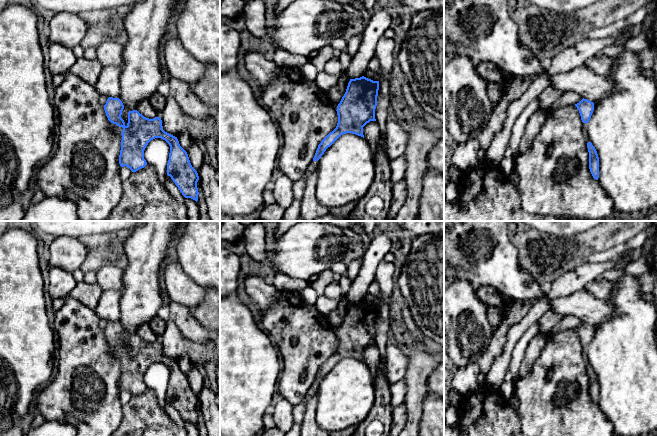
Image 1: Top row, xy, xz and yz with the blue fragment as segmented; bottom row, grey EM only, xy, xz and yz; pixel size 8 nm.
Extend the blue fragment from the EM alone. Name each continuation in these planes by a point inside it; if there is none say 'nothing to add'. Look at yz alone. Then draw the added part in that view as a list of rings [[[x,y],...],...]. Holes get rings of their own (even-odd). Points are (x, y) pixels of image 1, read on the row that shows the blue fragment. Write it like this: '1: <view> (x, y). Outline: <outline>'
1: yz (585, 125). Outline: [[[583,123],[582,125],[582,129],[583,129],[583,136],[586,139],[586,142],[590,142],[589,136],[588,136],[588,132],[587,132],[587,128],[588,128],[588,123]]]

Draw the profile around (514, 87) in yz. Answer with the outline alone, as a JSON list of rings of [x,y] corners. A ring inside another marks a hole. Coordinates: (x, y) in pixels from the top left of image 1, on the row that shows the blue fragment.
[[[510,75],[504,76],[504,96],[493,111],[488,125],[482,129],[478,136],[479,146],[485,154],[494,135],[503,128],[508,107],[527,91],[528,87],[535,79],[535,76],[529,76],[527,78]]]

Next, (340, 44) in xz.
[[[340,37],[332,42],[331,47],[333,50],[342,51],[347,48],[347,42],[342,37]]]

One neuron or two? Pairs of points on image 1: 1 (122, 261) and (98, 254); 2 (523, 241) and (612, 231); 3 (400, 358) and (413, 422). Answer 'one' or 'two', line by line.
1: one
2: one
3: two

